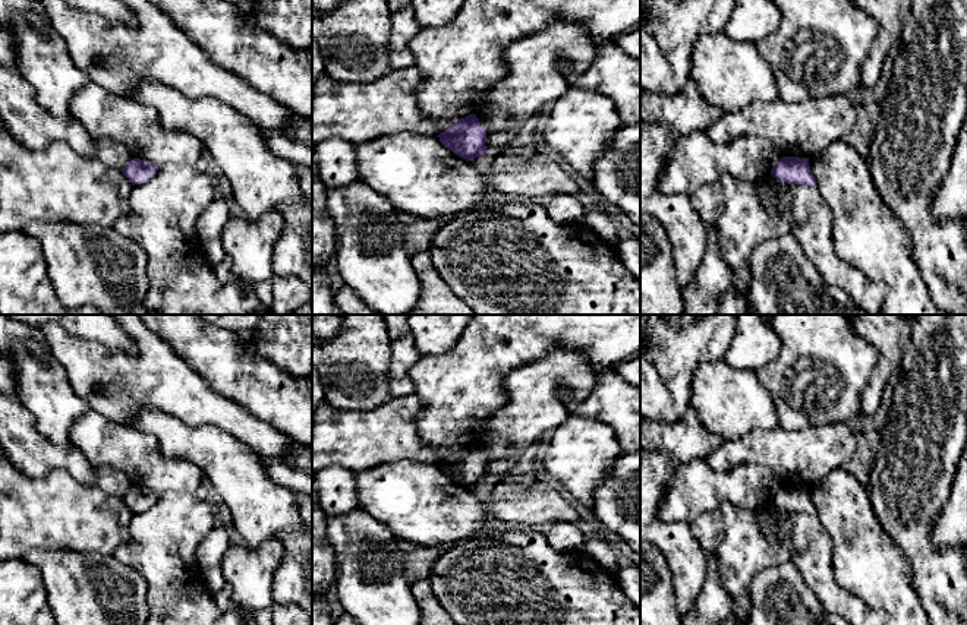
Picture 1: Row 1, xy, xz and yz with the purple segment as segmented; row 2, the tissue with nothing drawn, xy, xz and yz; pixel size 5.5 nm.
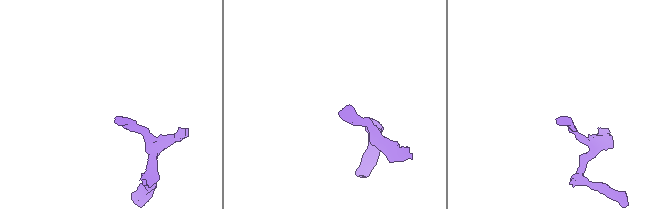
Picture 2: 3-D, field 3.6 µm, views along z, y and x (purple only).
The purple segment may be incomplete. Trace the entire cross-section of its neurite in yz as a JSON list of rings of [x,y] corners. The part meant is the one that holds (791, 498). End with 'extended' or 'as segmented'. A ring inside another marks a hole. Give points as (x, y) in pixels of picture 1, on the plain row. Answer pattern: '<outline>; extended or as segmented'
[[[782,484],[774,492],[771,502],[787,512],[816,514],[816,506],[812,502],[809,486]]]; as segmented

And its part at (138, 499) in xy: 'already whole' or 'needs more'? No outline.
already whole

